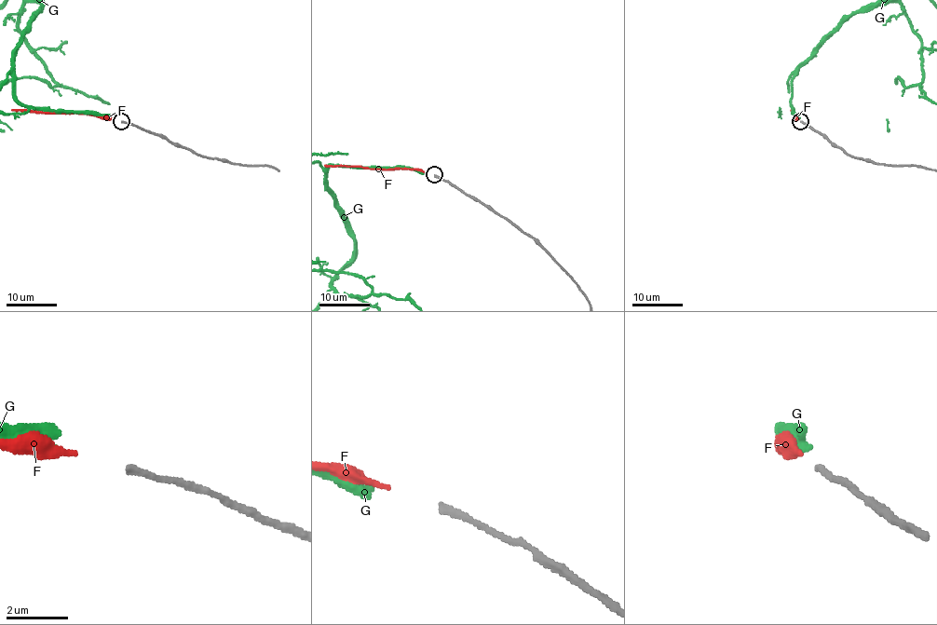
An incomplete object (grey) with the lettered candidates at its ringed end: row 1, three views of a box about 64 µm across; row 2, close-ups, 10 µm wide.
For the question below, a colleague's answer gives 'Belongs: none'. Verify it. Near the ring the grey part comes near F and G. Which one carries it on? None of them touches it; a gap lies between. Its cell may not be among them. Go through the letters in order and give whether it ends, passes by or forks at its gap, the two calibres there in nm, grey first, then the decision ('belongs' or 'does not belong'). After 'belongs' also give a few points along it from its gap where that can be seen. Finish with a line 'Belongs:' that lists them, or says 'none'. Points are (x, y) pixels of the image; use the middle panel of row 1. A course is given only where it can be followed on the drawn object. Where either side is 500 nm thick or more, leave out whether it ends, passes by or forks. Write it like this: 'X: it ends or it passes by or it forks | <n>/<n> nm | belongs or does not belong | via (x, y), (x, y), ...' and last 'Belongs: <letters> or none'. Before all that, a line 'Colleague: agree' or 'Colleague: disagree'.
Colleague: disagree
F: it ends | 240/190 nm | belongs | via (426, 173), (403, 168), (324, 166)
G: it ends | 240/400 nm | does not belong
Belongs: F

